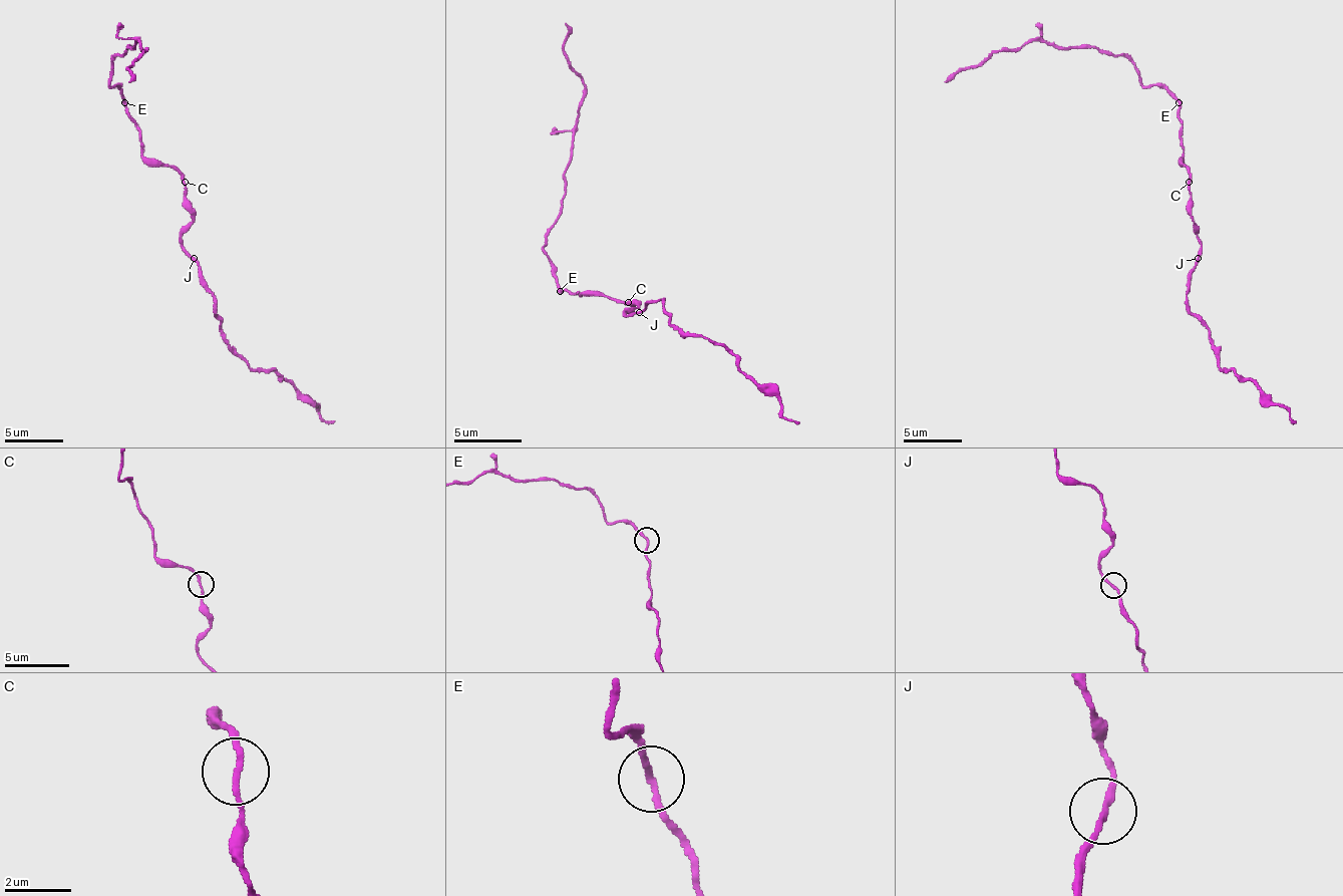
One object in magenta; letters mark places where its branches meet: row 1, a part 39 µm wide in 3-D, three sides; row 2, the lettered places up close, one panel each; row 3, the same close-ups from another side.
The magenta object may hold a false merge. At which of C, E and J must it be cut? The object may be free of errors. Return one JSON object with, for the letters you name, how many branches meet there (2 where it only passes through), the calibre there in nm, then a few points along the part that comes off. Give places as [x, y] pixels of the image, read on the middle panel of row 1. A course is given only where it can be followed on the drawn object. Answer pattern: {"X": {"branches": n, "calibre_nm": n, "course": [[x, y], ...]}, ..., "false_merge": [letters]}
{"E": {"branches": 2, "calibre_nm": 180, "course": [[561, 292], [544, 248], [544, 238], [561, 211], [565, 167], [585, 79], [565, 52], [568, 32], [565, 22]]}, "false_merge": ["E"]}

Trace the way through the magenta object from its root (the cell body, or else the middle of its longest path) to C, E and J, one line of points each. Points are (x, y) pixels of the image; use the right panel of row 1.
C: (1186, 167), (1189, 182)
E: (1186, 167), (1183, 164), (1180, 101)
J: (1186, 167), (1192, 217), (1201, 243), (1198, 258)

